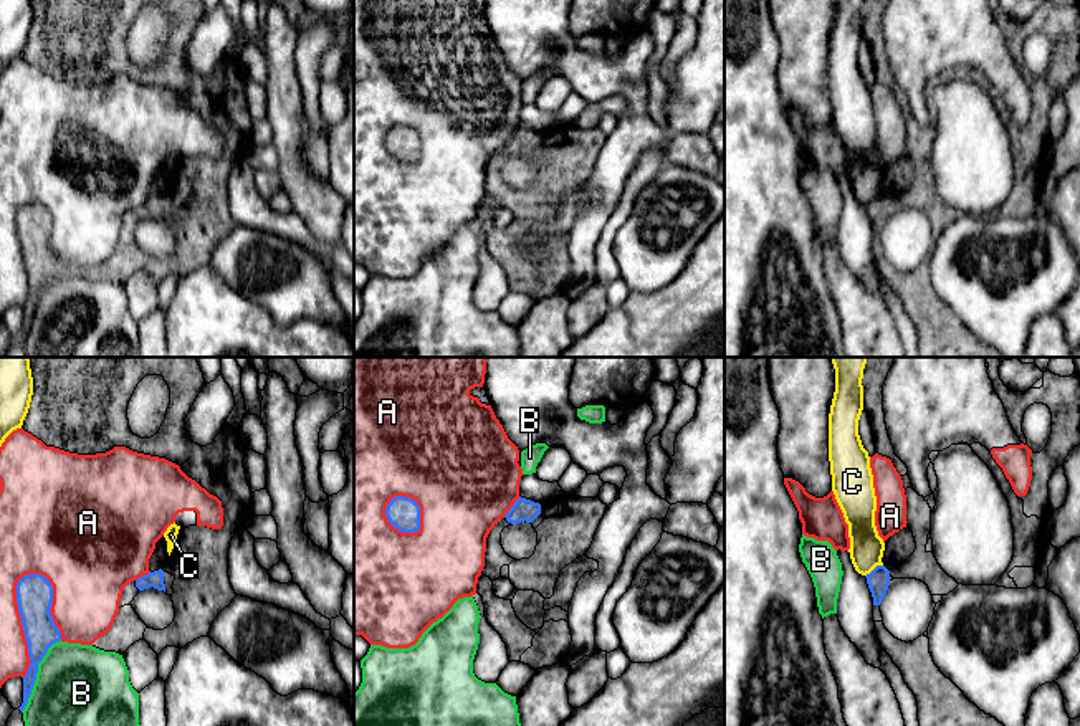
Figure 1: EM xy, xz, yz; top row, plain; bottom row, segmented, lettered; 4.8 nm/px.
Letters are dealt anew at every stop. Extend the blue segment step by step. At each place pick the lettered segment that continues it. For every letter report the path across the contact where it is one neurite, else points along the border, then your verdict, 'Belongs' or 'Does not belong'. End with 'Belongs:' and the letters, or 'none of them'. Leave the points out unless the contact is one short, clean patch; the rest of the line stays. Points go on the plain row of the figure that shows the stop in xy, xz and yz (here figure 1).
A: Does not belong
B: Does not belong
C: Boundary: yz (882, 194), (877, 194), (865, 205). Does not belong
Belongs: none of them

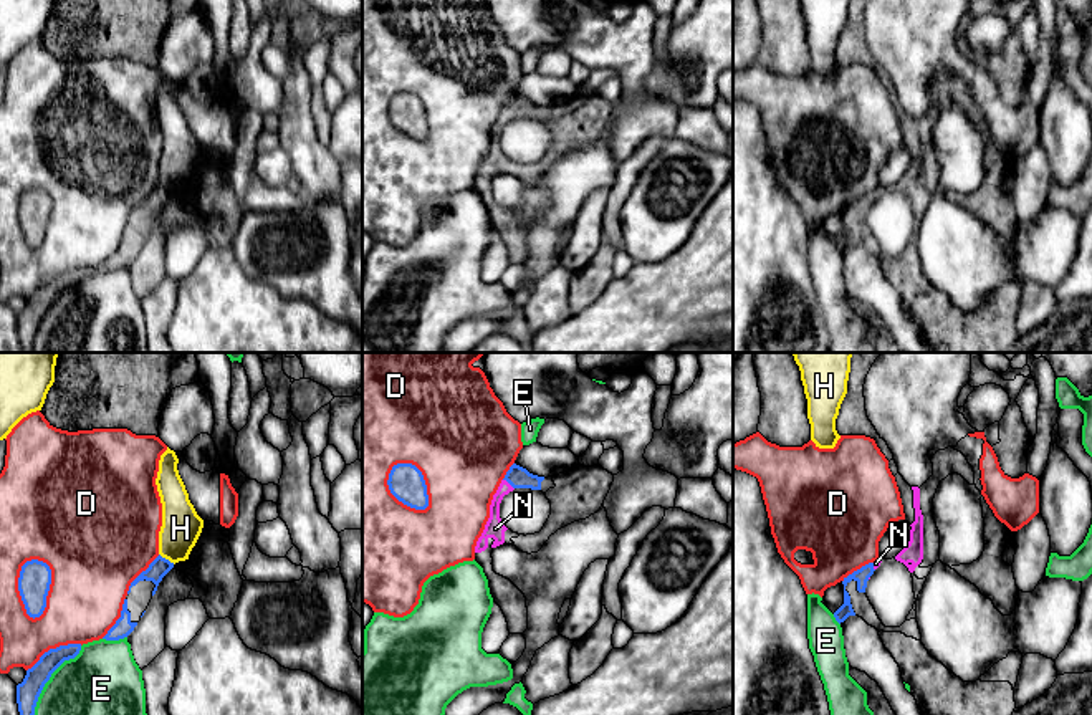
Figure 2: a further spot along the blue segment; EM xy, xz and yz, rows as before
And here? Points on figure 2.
D: Does not belong
E: Does not belong
H: Boundary: xy (159, 182), (174, 192). Does not belong
N: Belongs
Belongs: N

